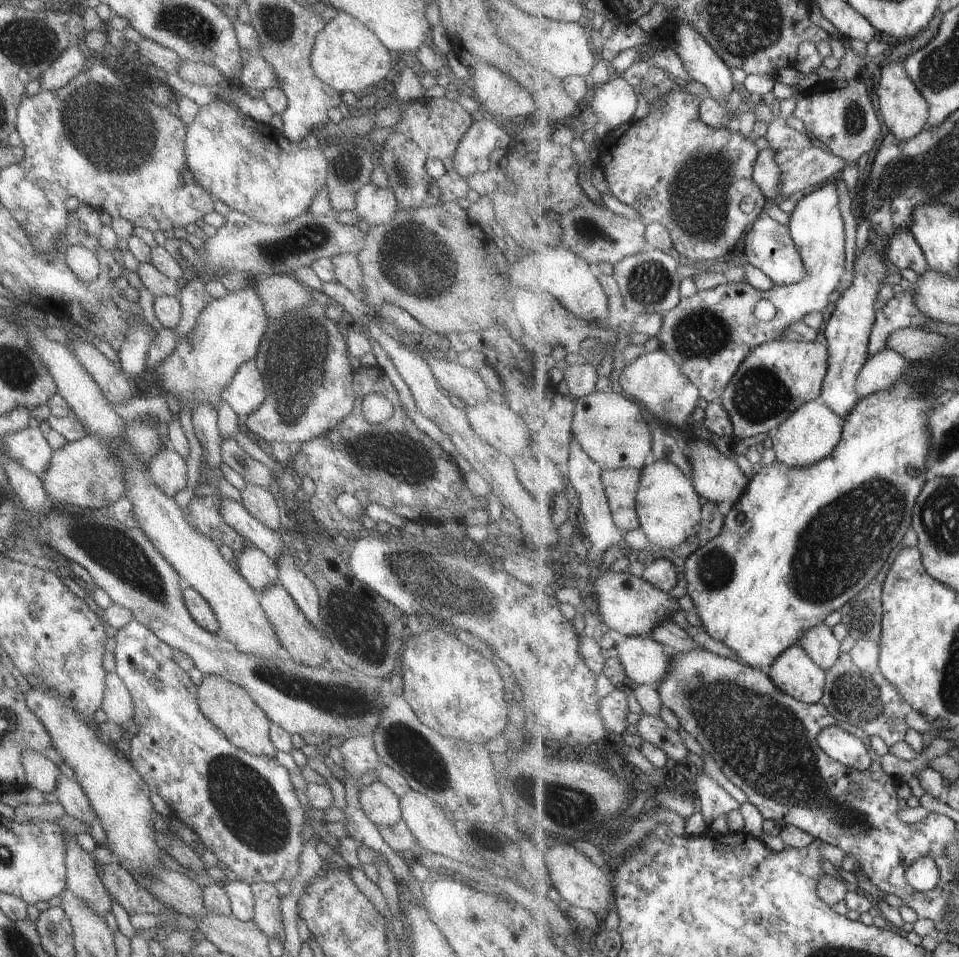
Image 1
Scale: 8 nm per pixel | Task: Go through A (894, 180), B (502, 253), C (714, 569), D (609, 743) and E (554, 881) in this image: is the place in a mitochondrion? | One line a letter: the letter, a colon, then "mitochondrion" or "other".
A: mitochondrion
B: other
C: mitochondrion
D: other
E: other

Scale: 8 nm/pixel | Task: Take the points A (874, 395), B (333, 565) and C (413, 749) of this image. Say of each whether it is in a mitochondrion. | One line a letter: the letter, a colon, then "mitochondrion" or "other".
A: other
B: other
C: mitochondrion

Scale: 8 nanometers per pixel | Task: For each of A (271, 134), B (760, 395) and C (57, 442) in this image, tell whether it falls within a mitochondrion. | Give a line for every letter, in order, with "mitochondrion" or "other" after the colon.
A: other
B: mitochondrion
C: other

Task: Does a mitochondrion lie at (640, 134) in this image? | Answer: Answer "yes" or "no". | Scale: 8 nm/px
no

